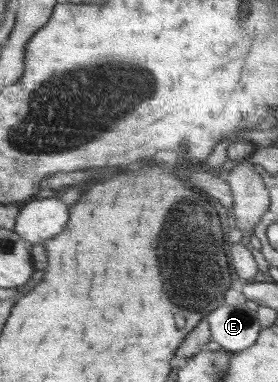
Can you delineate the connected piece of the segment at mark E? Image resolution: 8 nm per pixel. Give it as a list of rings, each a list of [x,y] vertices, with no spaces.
[[[248,304],[220,306],[207,315],[211,332],[211,341],[222,346],[222,350],[227,353],[238,353],[251,348],[259,339],[260,321],[256,319],[256,311],[250,309]]]

